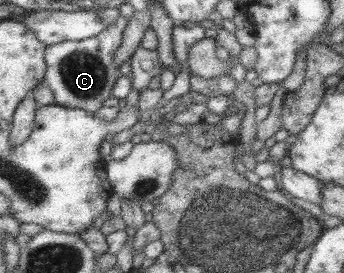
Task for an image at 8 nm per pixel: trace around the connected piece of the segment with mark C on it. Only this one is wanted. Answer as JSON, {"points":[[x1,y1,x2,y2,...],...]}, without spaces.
{"points":[[119,16,113,25,93,37,45,46,46,69,42,83,51,90,55,105,77,108,93,114,112,96,113,83,119,75,118,66,113,64,113,53,121,45,122,32,127,22,127,18]]}

